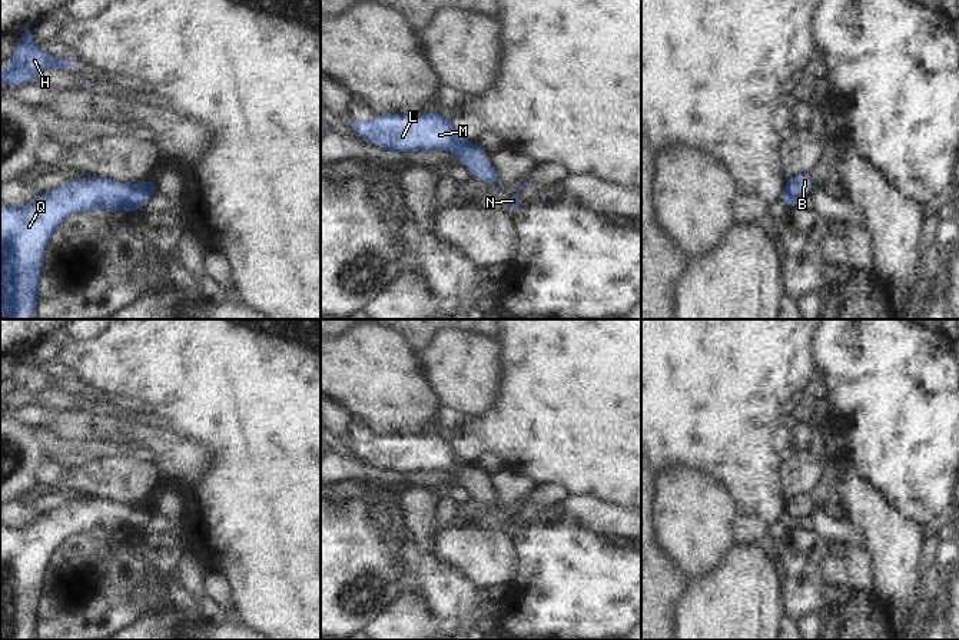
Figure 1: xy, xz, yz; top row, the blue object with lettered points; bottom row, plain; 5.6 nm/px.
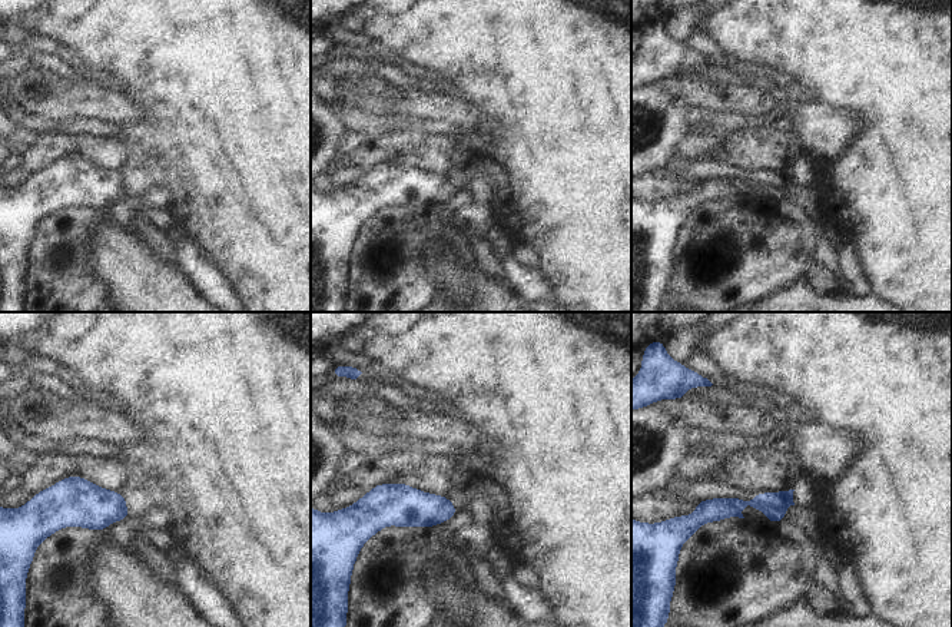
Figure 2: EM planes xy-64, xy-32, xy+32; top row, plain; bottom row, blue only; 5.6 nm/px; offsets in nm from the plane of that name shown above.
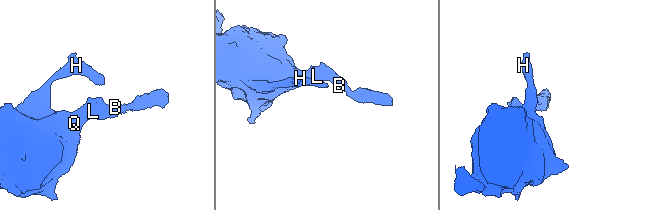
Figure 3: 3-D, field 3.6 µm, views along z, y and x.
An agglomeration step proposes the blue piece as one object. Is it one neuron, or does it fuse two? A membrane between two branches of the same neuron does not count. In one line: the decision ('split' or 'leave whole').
split

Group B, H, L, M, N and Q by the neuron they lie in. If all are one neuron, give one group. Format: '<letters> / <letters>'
B N / H L M Q

